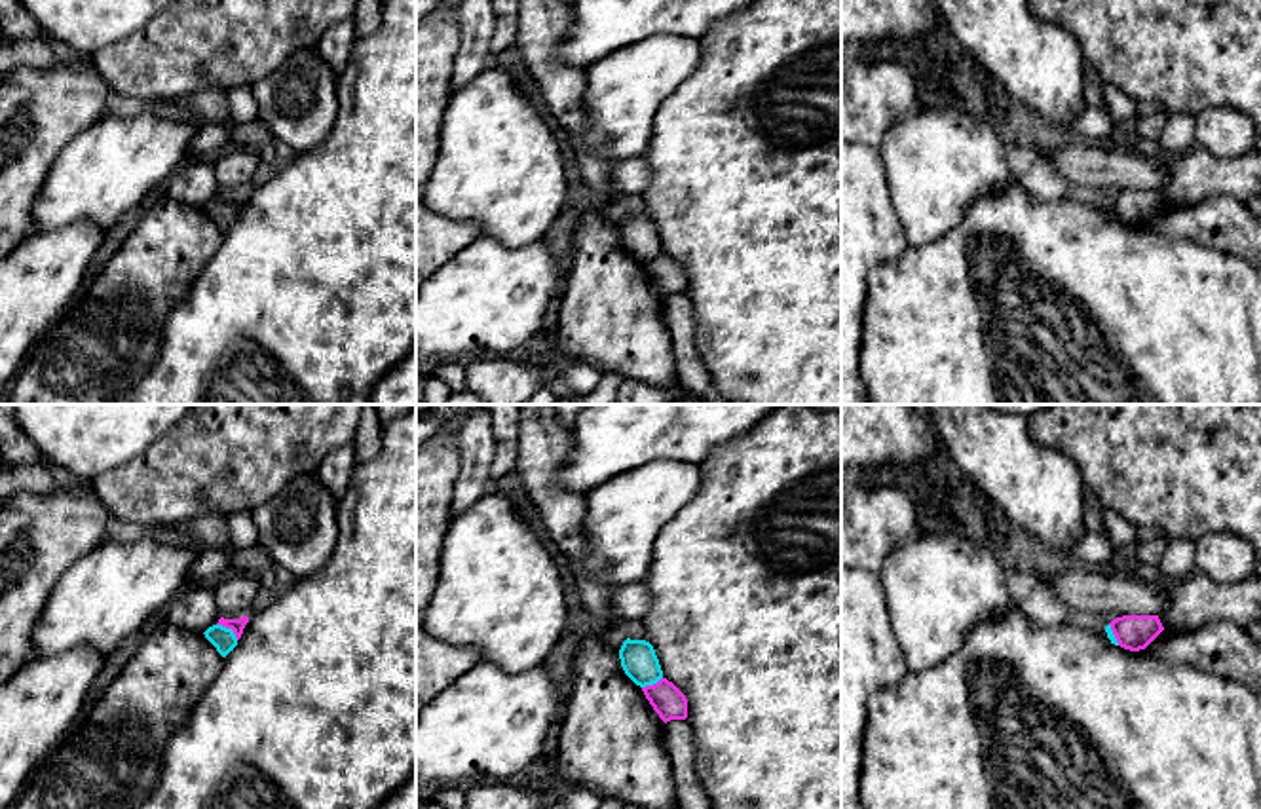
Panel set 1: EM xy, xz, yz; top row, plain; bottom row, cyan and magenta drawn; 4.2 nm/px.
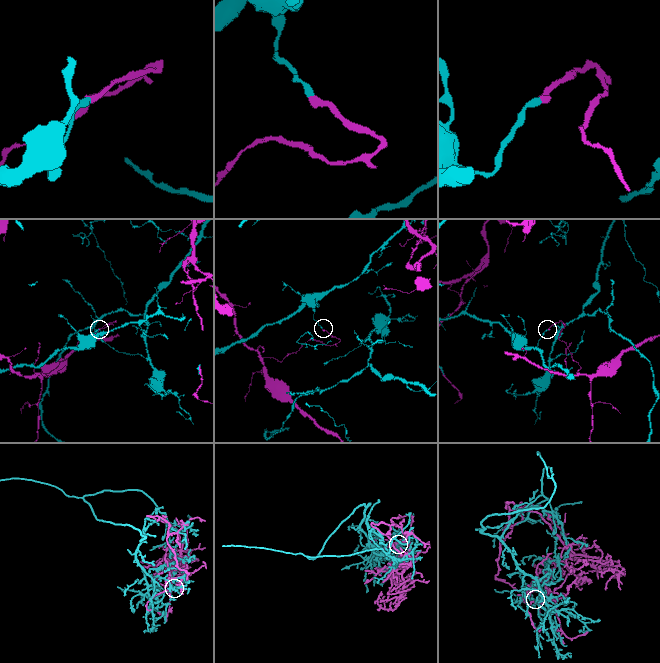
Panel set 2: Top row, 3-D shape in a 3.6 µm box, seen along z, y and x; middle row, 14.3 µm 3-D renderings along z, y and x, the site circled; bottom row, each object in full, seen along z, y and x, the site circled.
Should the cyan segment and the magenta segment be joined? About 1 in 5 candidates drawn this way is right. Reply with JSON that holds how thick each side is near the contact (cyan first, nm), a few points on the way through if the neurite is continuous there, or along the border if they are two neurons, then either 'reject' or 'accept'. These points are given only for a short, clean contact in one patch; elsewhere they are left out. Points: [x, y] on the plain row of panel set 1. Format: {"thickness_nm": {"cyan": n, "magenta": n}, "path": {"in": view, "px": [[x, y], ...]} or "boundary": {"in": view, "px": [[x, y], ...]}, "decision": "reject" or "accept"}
{"thickness_nm": {"cyan": 100, "magenta": 60}, "decision": "reject"}

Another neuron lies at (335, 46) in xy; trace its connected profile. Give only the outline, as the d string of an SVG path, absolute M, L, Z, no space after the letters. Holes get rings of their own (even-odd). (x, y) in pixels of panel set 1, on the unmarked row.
M353 17L332 25L317 42L319 55L330 65L336 76L342 74L355 44Z

